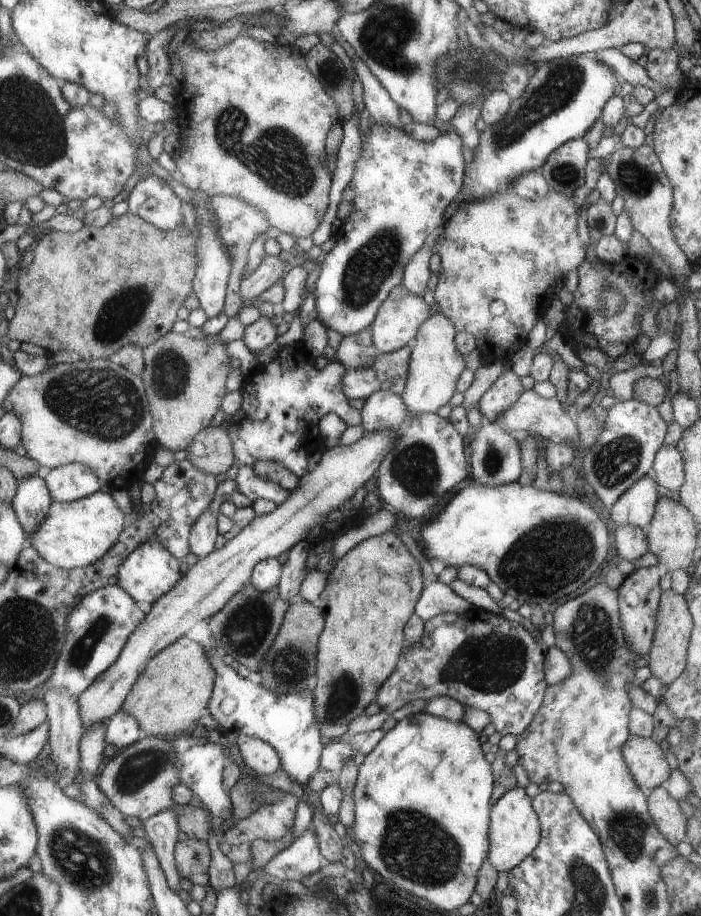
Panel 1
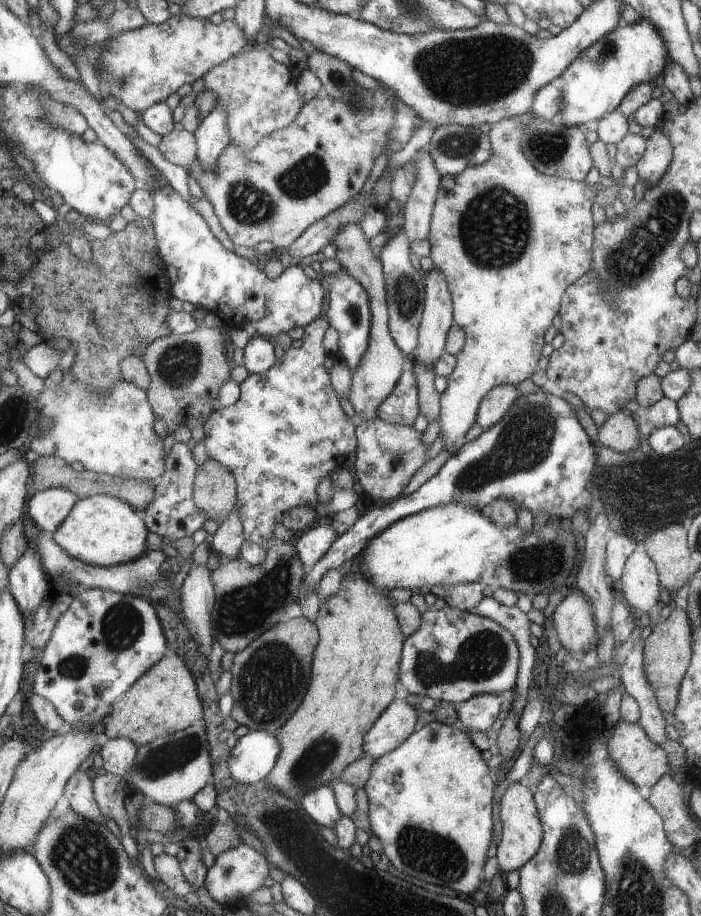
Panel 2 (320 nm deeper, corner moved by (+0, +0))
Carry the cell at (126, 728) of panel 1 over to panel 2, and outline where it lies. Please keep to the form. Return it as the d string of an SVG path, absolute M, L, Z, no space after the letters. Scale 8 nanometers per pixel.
M125 737L108 739L101 747L104 772L125 777L132 772L139 746Z

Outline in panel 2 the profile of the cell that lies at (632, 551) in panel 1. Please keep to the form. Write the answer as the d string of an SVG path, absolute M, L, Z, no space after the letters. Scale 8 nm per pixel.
M640 547L637 550L633 550L625 559L622 575L620 576L617 586L622 594L622 598L624 598L628 606L636 615L639 615L642 612L647 613L651 606L660 604L660 584L655 565Z

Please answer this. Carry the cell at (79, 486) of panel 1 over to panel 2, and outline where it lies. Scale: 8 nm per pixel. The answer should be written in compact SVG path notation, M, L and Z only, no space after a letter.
M63 487L36 492L28 502L26 516L44 532L52 535L67 520L80 496Z

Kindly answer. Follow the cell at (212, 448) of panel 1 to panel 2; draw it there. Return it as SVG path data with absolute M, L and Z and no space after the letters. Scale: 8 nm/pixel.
M209 458L197 473L194 500L208 514L211 527L219 526L238 506L237 479L220 462Z

